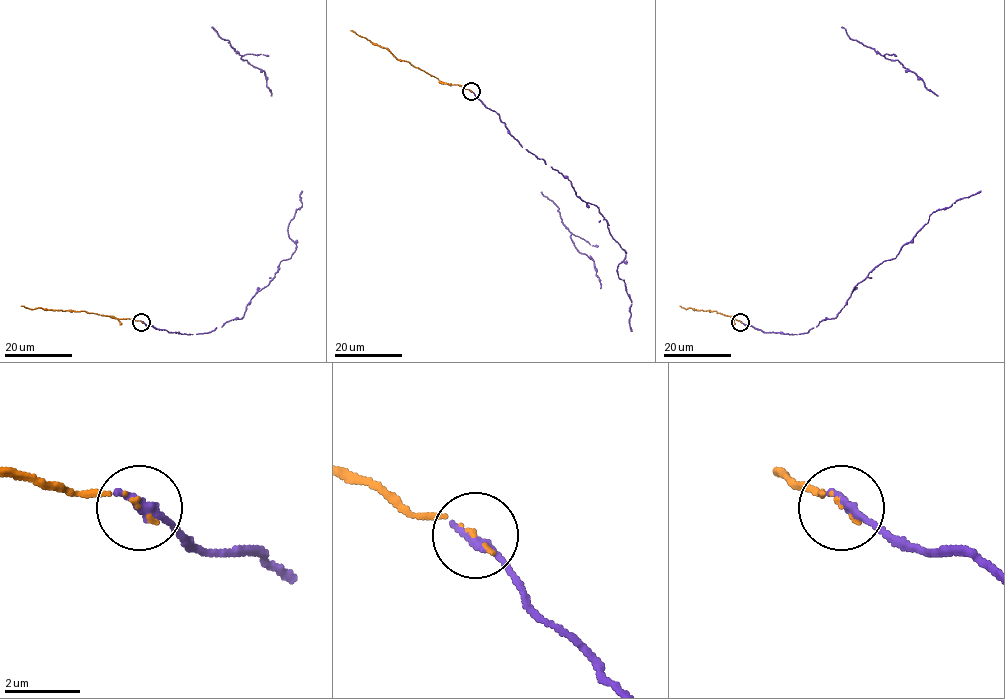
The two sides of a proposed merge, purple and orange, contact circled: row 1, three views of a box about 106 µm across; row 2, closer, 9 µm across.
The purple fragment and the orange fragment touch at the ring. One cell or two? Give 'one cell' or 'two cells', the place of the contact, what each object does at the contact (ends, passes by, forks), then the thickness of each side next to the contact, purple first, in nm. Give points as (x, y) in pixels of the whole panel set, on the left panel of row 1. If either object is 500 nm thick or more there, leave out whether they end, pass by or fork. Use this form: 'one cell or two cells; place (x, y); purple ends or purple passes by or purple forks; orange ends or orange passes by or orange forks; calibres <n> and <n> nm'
one cell; place (141, 322); purple ends; orange ends; calibres 280 and 70 nm

